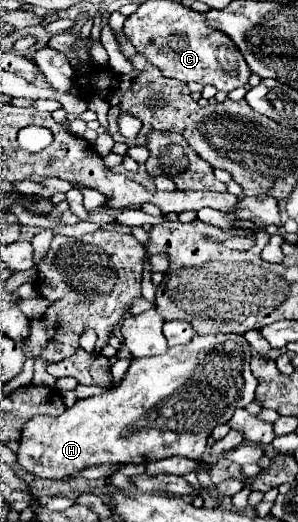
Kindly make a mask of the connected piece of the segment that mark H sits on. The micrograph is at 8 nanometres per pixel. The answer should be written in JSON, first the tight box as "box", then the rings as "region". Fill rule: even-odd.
{"box":[18,333,258,479],"region":[[[226,333],[226,335],[194,335],[190,343],[186,345],[176,345],[176,347],[170,347],[168,353],[164,355],[156,355],[156,357],[142,357],[142,359],[132,359],[128,371],[126,371],[126,377],[112,389],[104,391],[102,395],[98,397],[88,397],[88,399],[78,399],[70,409],[66,409],[62,415],[58,417],[48,417],[48,415],[38,415],[38,417],[32,417],[24,431],[22,431],[22,439],[20,439],[20,449],[18,449],[18,461],[20,465],[24,465],[26,471],[30,471],[32,475],[36,477],[44,477],[44,479],[66,479],[66,477],[76,477],[80,475],[80,471],[92,467],[92,465],[102,465],[102,463],[116,463],[116,465],[128,465],[128,463],[152,463],[152,461],[158,461],[158,459],[166,459],[166,457],[188,457],[192,461],[202,461],[204,453],[206,453],[206,447],[208,447],[208,437],[212,433],[212,429],[216,425],[222,425],[222,423],[228,423],[234,415],[234,411],[238,407],[246,407],[248,403],[254,401],[254,391],[258,387],[258,381],[256,377],[252,375],[250,371],[250,361],[252,361],[252,351],[250,353],[244,353],[244,351],[232,351],[228,353],[224,349],[224,343],[244,343],[248,349],[250,349],[250,343],[246,339],[240,339],[240,335],[236,333]]]}

